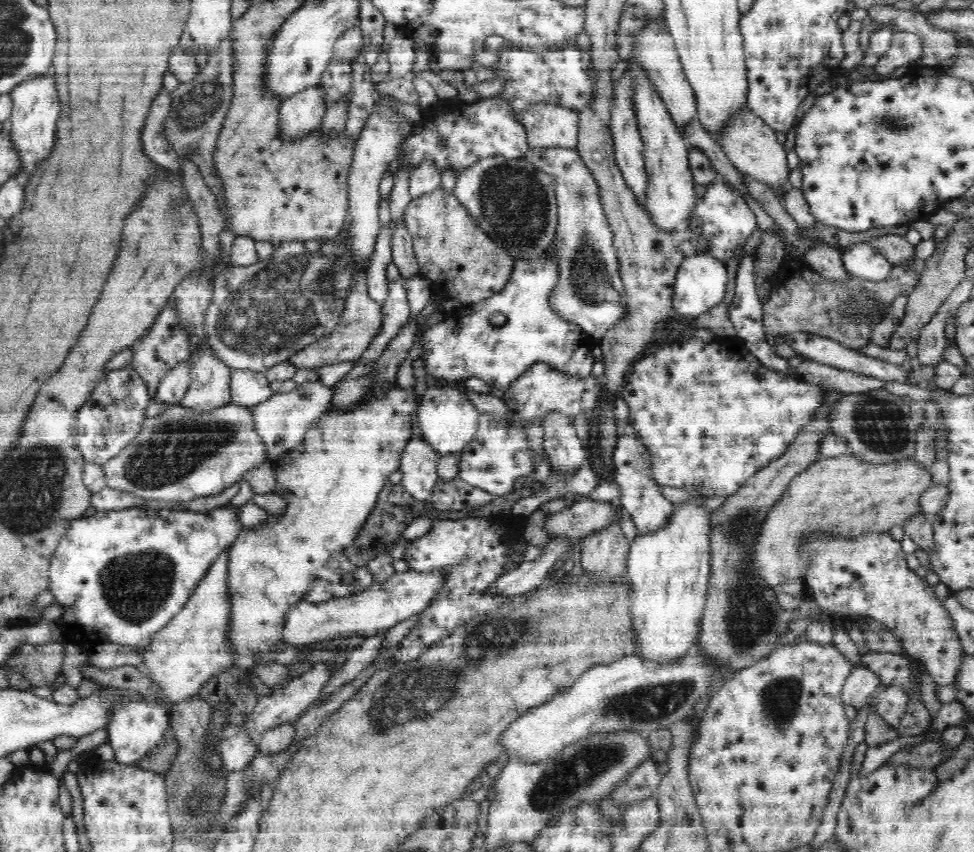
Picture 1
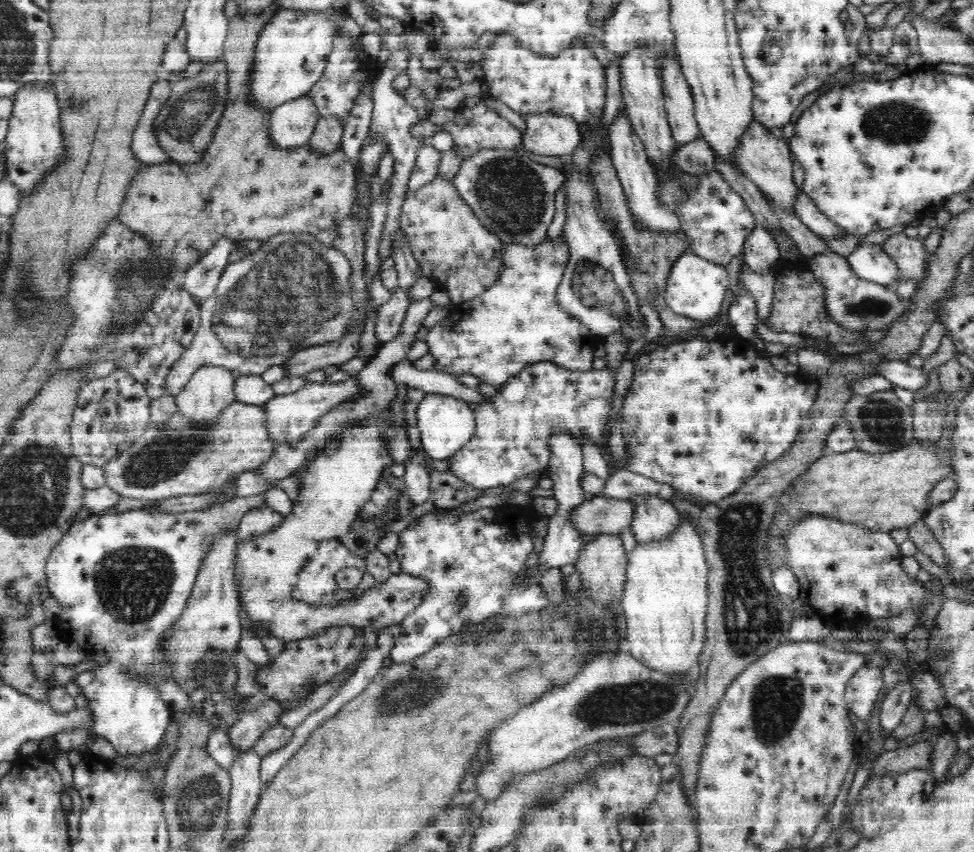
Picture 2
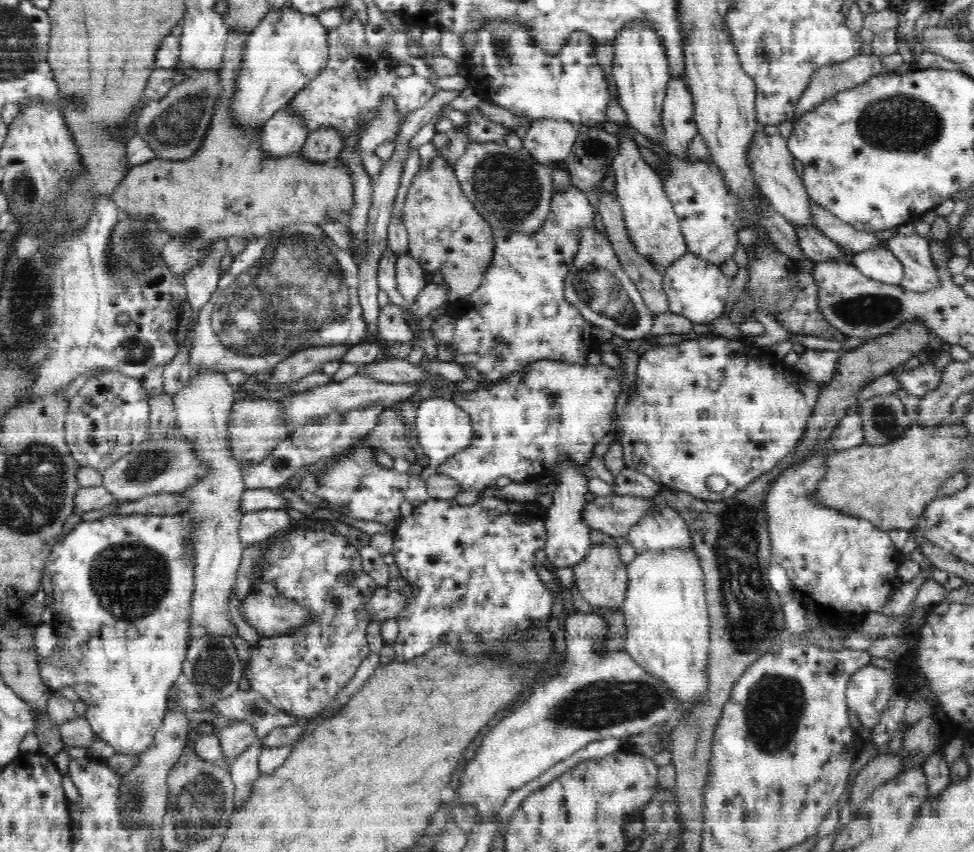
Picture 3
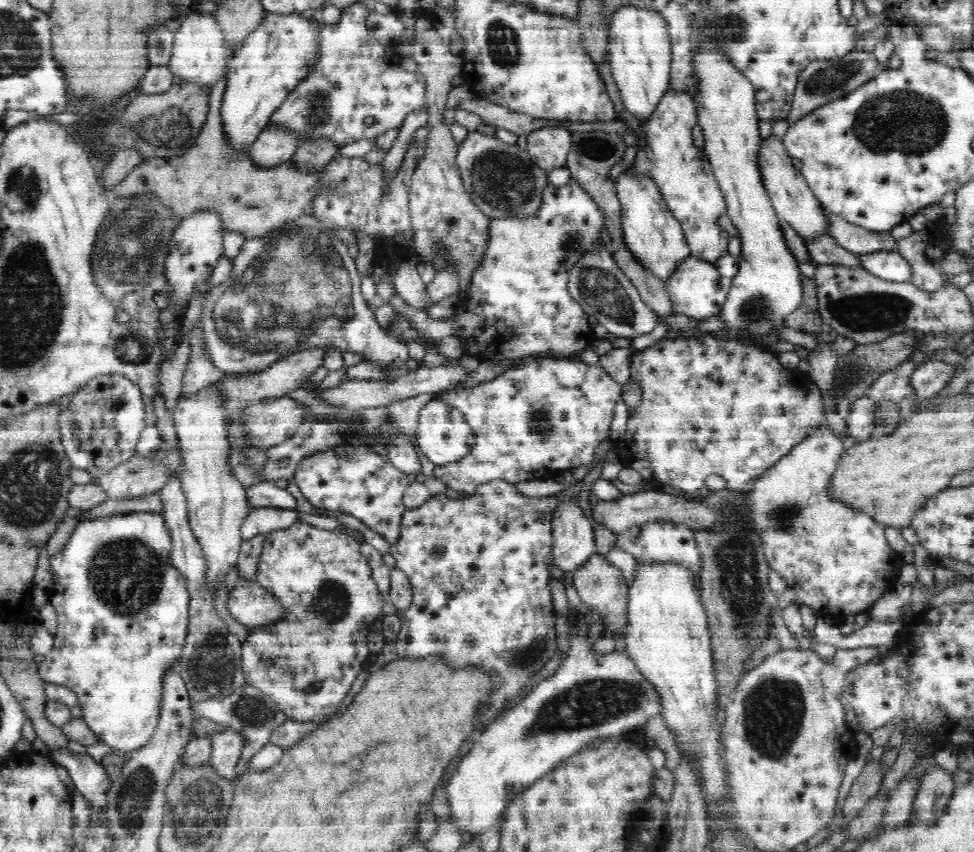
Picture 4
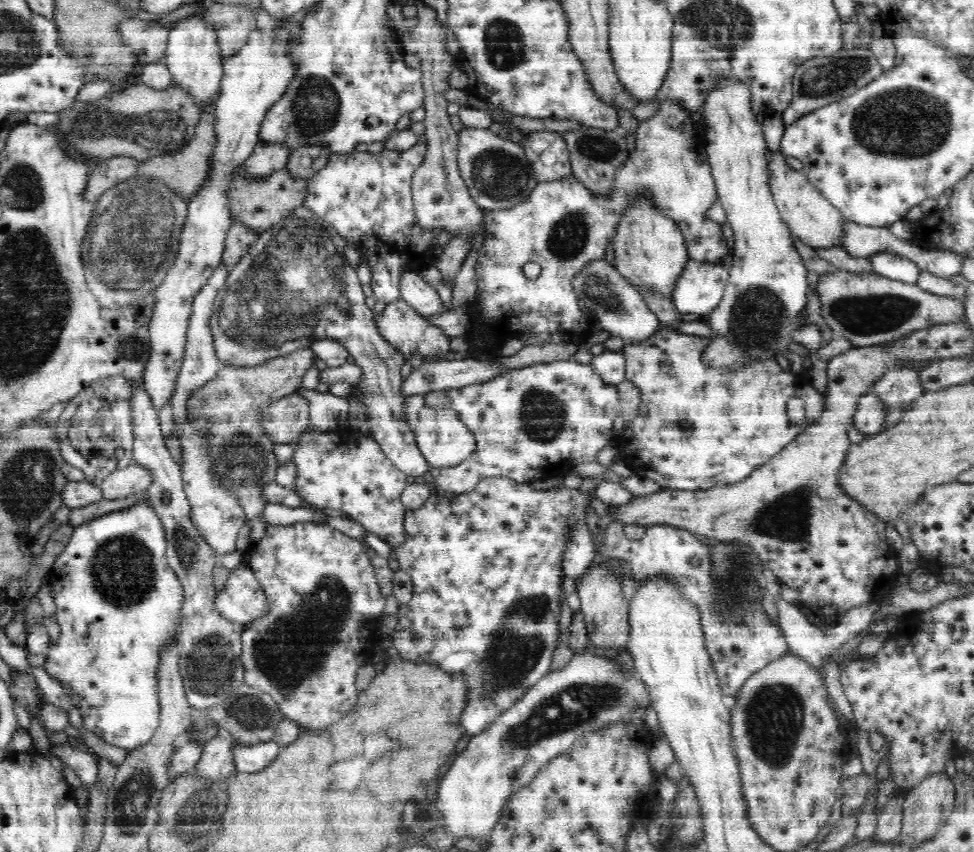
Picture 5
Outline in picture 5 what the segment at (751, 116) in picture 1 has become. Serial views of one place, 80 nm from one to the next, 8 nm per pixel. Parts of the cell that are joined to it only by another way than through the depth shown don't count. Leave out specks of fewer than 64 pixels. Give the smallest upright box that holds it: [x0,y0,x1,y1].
[765,149,847,250]

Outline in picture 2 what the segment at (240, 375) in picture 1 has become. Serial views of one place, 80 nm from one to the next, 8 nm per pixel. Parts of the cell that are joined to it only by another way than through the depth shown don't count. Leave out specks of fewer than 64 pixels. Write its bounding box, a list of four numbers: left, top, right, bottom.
[234,372,276,405]

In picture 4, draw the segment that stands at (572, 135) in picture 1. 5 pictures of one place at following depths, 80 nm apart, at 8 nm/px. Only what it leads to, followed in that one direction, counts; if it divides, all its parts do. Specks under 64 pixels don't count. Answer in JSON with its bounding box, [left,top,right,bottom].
[527,125,571,172]

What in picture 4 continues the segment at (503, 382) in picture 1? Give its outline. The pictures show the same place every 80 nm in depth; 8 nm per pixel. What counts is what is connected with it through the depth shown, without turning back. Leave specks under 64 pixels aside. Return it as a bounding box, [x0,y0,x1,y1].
[452,178,605,363]

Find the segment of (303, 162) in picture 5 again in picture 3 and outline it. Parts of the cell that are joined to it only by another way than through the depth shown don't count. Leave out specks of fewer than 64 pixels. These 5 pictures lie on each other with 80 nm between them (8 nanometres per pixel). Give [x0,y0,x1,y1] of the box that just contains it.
[300,128,345,161]

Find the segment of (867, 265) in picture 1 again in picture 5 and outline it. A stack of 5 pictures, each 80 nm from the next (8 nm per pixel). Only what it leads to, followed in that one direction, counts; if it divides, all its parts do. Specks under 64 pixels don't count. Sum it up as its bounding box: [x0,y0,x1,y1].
[870,252,921,284]

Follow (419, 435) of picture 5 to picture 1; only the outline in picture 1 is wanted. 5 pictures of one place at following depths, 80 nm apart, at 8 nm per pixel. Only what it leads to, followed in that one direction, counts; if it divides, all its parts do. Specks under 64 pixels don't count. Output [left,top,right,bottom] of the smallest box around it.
[419,378,480,457]

